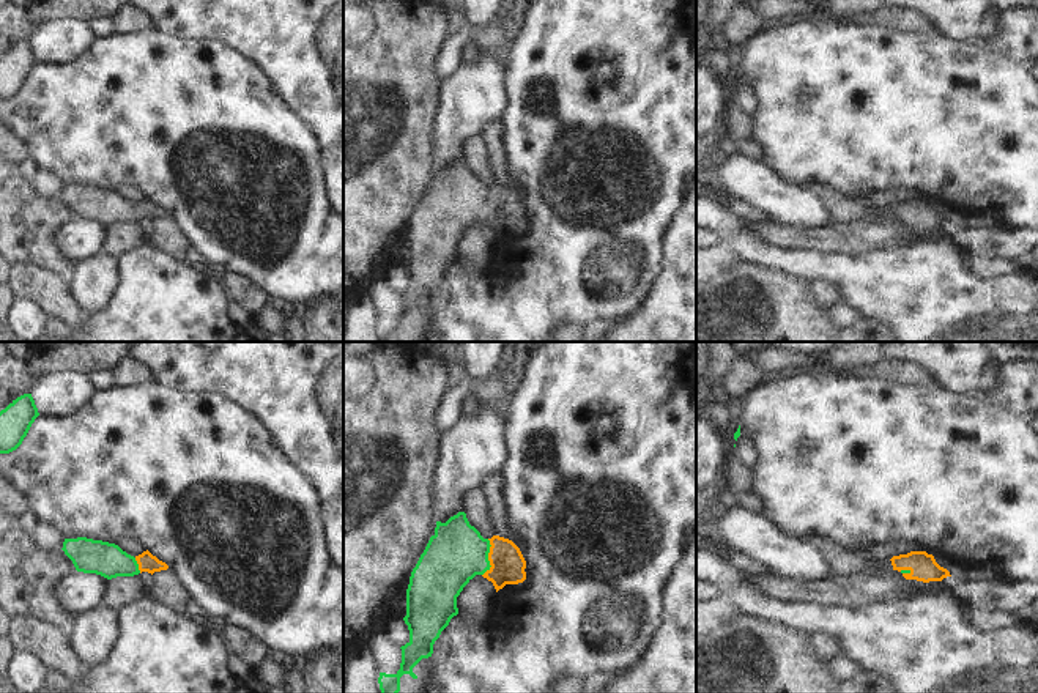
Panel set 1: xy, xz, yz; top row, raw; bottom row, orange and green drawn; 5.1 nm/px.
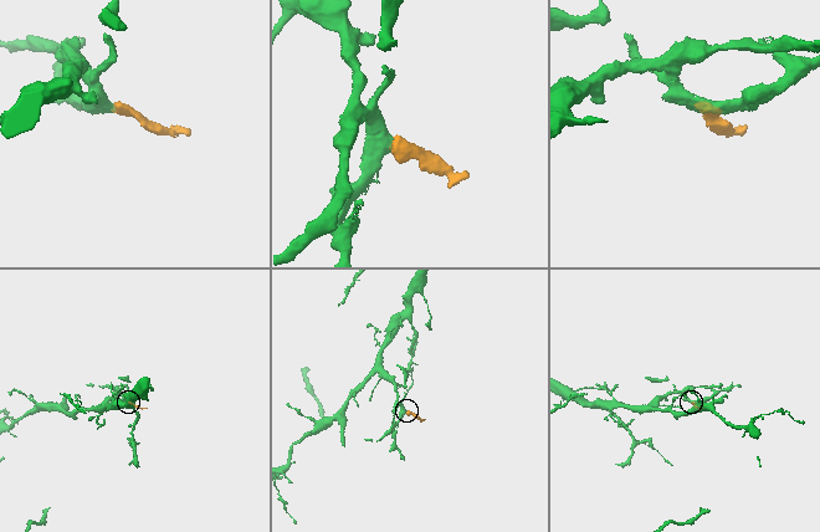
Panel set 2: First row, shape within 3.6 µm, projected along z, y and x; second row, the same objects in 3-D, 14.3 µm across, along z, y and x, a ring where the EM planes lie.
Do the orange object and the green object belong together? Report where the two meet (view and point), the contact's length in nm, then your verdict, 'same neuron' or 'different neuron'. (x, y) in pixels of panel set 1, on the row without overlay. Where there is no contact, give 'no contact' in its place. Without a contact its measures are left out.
contact xz (489, 205); length 190 nm; same neuron

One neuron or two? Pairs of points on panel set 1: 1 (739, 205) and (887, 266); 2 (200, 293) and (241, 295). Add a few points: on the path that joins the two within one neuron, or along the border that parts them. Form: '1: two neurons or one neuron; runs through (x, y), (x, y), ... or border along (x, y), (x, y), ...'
1: two neurons; border along (747, 221), (750, 222)
2: two neurons; border along (218, 273), (230, 298)

